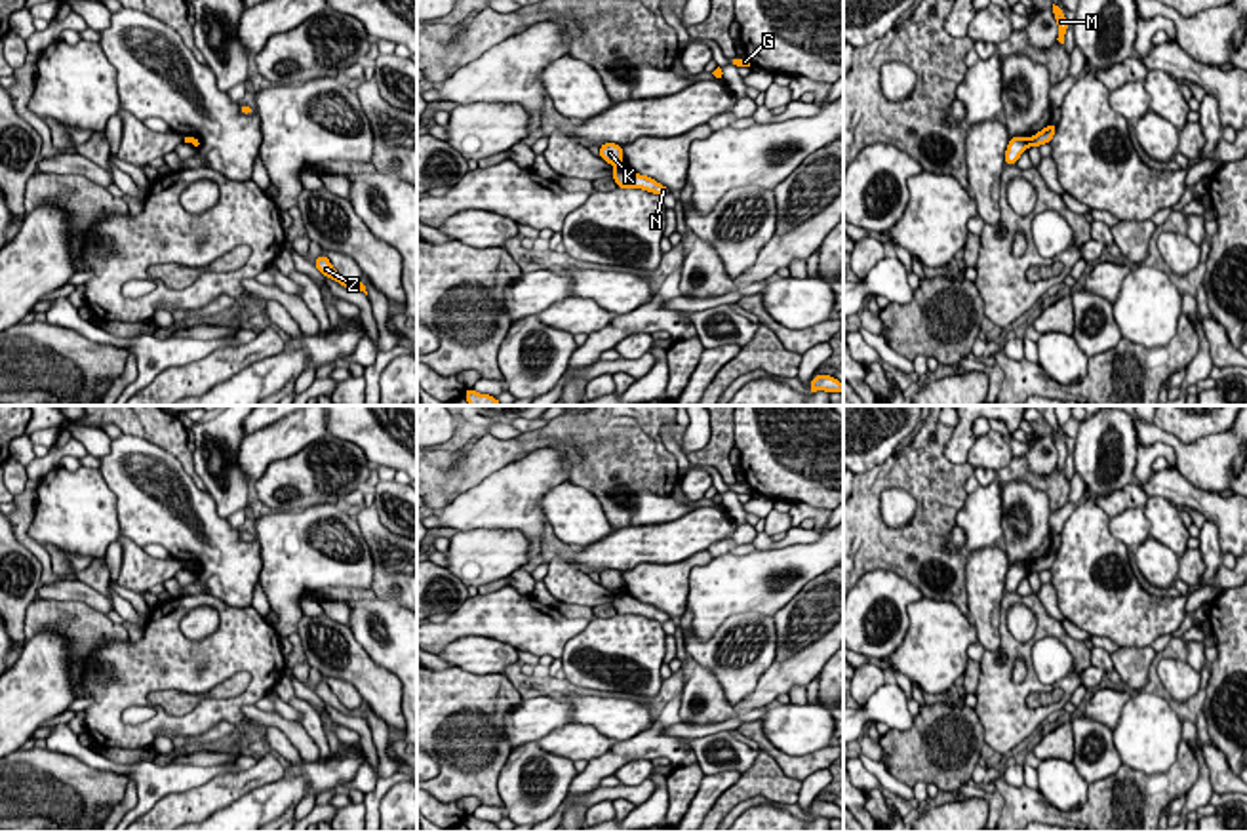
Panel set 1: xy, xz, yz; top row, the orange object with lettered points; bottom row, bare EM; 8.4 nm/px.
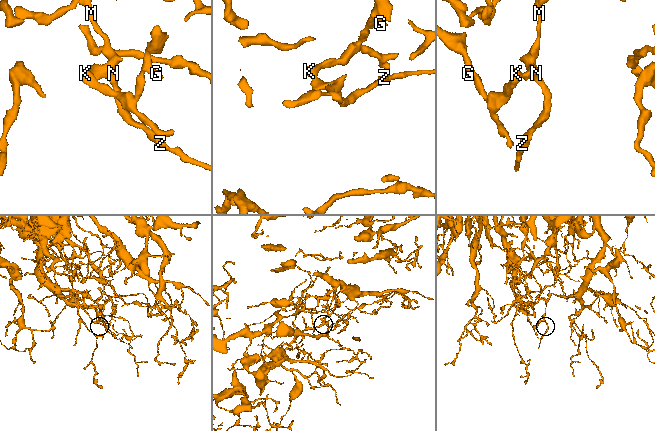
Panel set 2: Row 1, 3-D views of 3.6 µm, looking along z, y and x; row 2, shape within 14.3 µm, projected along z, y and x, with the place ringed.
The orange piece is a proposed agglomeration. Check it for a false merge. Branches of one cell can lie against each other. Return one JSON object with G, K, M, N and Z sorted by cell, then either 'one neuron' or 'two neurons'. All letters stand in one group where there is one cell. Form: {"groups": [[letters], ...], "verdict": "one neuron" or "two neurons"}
{"groups": [["G", "K"], ["M", "N", "Z"]], "verdict": "two neurons"}

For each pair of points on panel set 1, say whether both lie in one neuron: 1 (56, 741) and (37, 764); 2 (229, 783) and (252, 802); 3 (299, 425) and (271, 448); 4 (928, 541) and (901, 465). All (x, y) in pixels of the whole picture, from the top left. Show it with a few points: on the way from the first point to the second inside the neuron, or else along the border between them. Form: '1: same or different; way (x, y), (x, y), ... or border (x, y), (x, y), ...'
1: different; border (46, 747), (73, 754), (90, 766)
2: different; border (284, 773), (214, 812)
3: same; way (292, 433), (278, 440)
4: same; way (928, 522), (928, 492), (920, 484)

